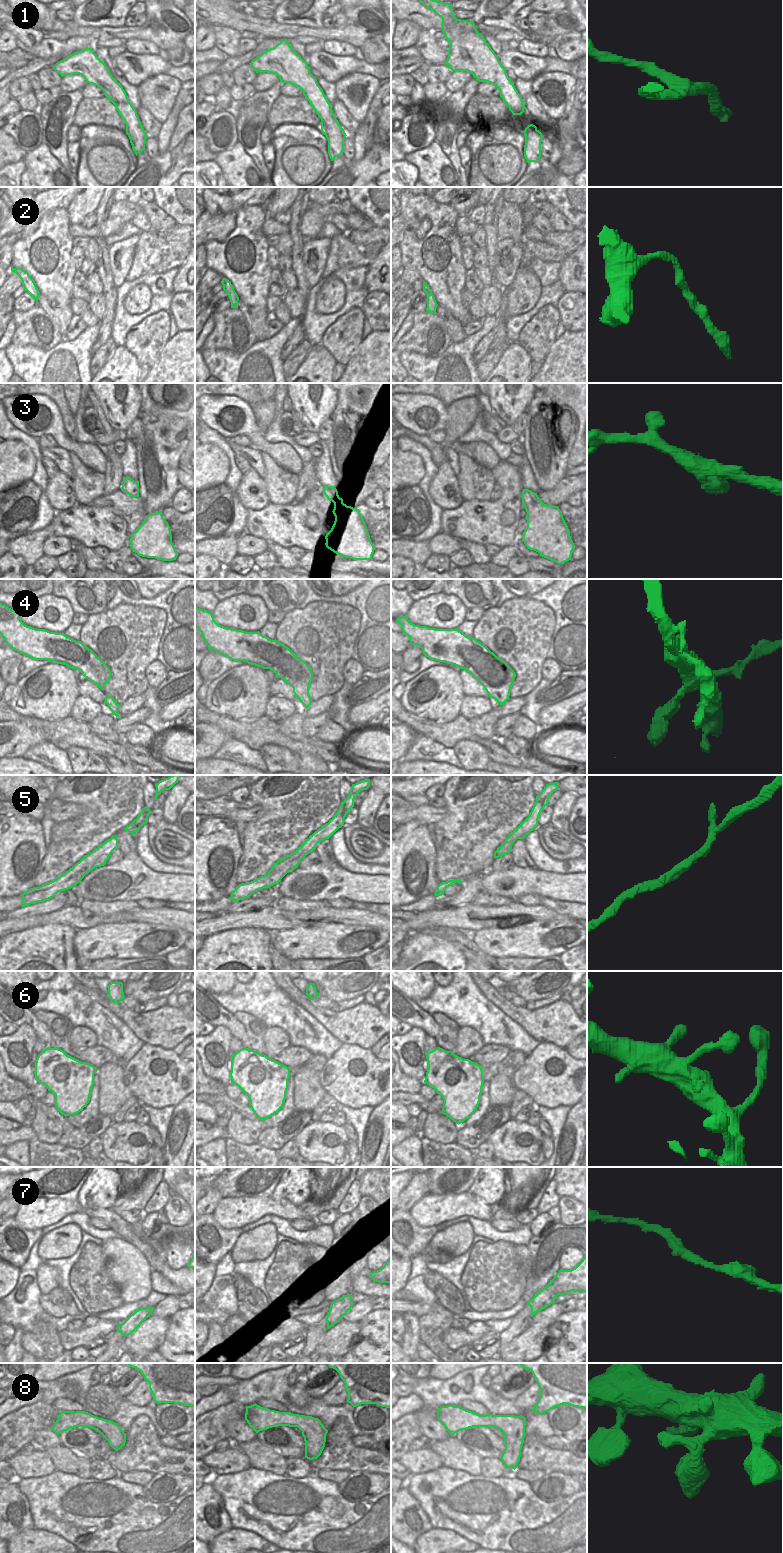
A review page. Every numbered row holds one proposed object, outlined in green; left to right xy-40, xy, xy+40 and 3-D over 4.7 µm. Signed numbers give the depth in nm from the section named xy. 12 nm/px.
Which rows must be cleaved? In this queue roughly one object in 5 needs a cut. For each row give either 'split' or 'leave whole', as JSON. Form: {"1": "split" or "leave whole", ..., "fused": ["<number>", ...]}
{"1": "leave whole", "2": "leave whole", "3": "leave whole", "4": "split", "5": "leave whole", "6": "leave whole", "7": "leave whole", "8": "leave whole", "fused": ["4"]}

